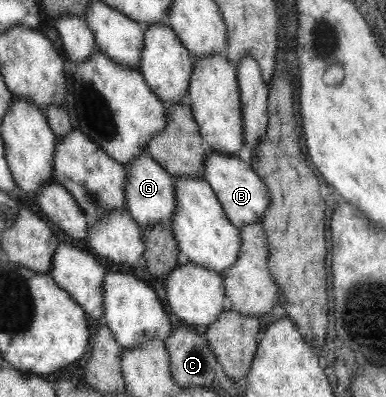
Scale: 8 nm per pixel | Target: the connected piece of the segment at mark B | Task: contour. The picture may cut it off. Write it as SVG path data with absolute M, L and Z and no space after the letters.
M223 152L205 154L203 178L215 192L224 213L237 227L260 222L269 207L269 191L260 176L252 169L252 163L243 155L228 155Z

